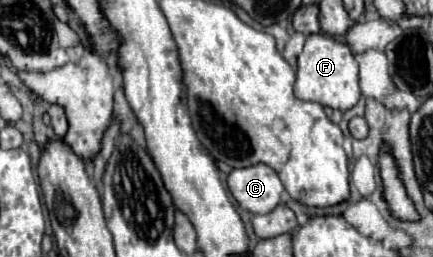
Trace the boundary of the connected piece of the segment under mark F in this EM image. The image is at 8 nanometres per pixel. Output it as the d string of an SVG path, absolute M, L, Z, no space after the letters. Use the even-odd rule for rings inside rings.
M323 33L309 35L299 55L295 95L303 101L313 101L323 107L331 107L339 111L351 109L361 97L359 65L355 63L355 55L351 53L351 49L333 37L331 39L325 37Z

